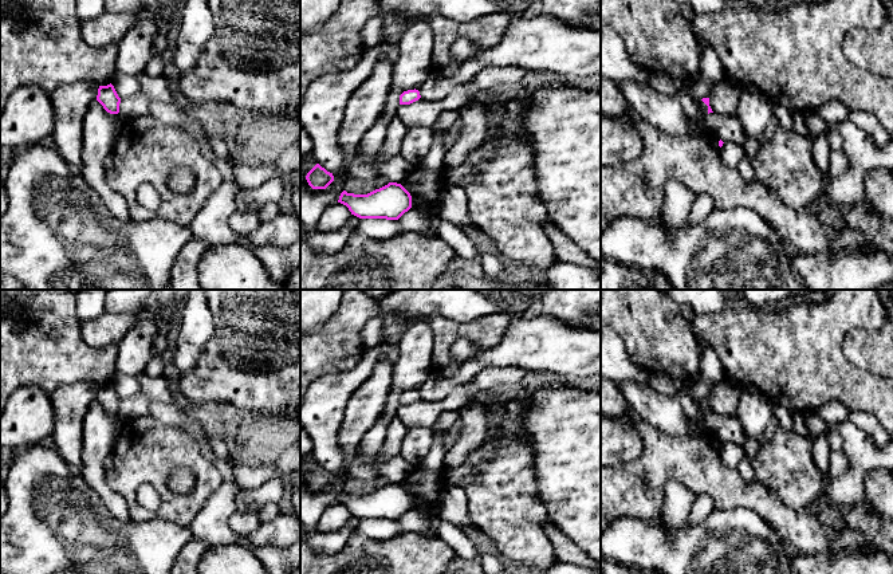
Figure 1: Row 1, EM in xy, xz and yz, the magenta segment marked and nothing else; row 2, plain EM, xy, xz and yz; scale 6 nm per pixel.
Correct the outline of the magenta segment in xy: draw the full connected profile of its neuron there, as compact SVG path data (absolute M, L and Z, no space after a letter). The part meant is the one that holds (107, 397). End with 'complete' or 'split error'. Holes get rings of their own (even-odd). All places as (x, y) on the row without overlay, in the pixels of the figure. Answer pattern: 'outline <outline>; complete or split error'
outline M110 384L107 386L99 386L97 401L103 406L103 409L110 414L119 413L121 398L118 397L114 386Z; complete

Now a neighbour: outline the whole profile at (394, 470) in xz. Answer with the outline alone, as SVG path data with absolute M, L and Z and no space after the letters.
M401 456L386 461L375 461L374 468L382 477L386 477L389 483L397 484L400 484L412 469L412 467Z

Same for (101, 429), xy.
M97 400L90 404L83 418L82 468L78 472L114 518L130 523L127 503L109 487L105 476L105 460L111 453L121 428L118 414L107 413Z

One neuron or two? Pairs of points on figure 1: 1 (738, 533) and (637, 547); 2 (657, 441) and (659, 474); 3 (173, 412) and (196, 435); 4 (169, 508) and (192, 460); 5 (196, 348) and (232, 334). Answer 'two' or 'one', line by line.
1: one
2: one
3: one
4: one
5: two

